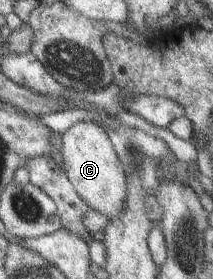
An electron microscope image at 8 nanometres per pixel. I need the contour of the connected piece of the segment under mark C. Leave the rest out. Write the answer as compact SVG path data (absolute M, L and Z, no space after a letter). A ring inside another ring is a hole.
M76 121L62 132L60 142L63 174L80 200L107 218L118 216L126 198L126 177L105 130L94 121Z

